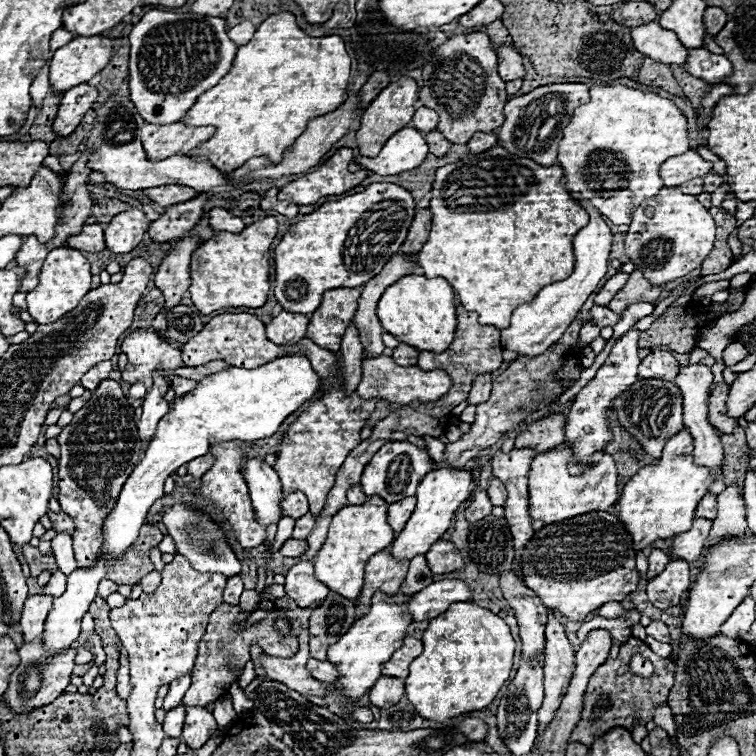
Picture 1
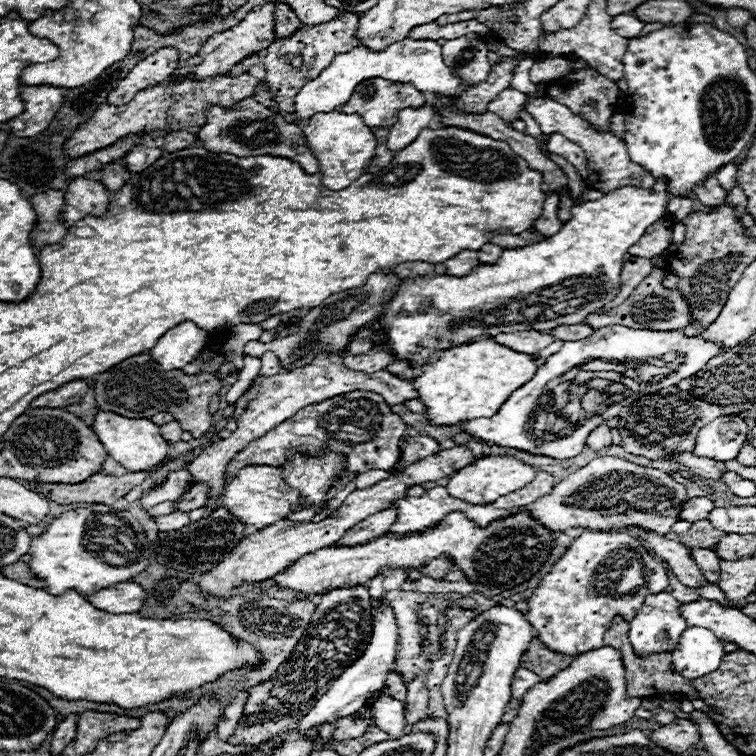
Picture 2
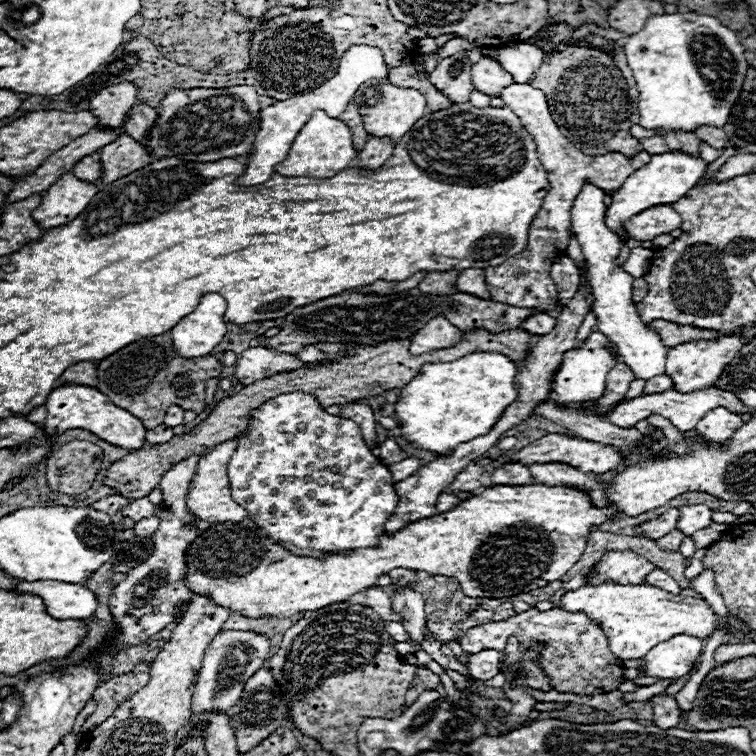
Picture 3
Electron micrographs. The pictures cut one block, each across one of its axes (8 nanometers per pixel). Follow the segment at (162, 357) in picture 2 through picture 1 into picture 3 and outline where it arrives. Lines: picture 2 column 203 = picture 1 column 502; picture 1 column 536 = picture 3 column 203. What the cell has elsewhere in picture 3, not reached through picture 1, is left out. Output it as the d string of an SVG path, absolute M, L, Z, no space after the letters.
M204 294L196 310L184 316L176 324L176 328L170 330L176 352L184 358L198 358L210 354L228 332L224 322L224 310L226 300L220 294Z

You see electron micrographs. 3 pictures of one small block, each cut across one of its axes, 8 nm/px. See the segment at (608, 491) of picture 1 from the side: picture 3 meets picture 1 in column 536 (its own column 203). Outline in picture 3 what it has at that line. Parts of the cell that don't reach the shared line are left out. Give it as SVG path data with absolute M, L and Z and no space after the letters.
M228 440L224 444L214 446L210 452L202 454L198 460L196 474L194 474L190 488L188 488L188 496L186 496L188 512L192 512L194 516L198 516L210 524L242 522L244 518L248 518L248 512L240 504L236 504L230 496L230 482L228 482L228 474L226 474L226 464L228 464L228 458L232 456L234 450L236 450L236 440Z

